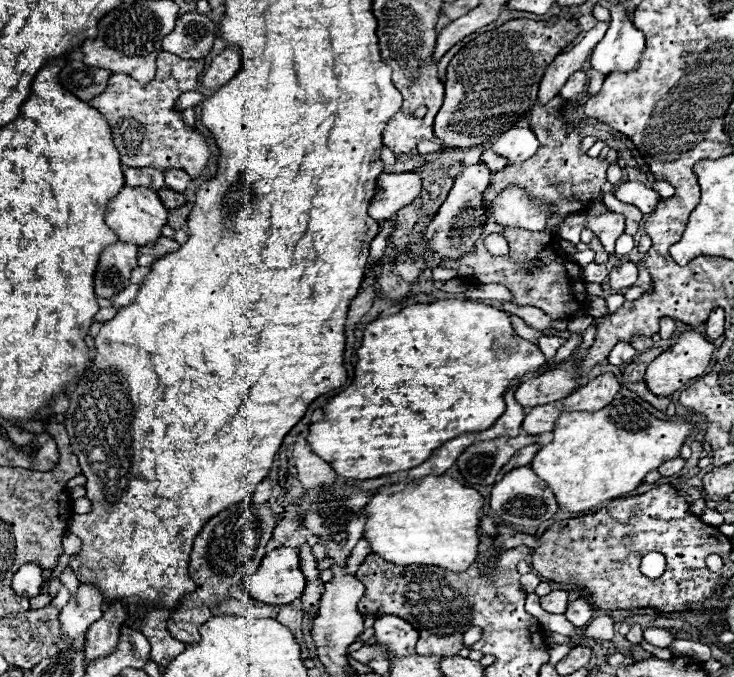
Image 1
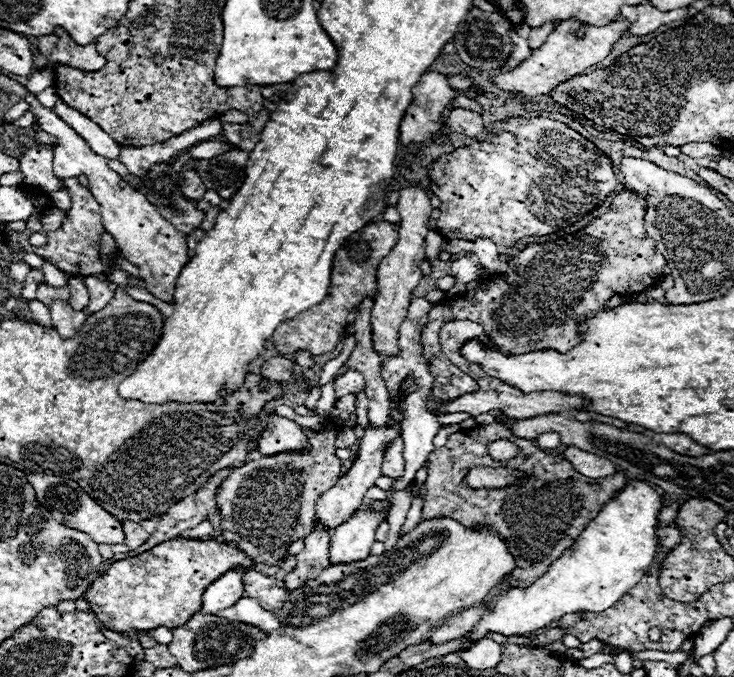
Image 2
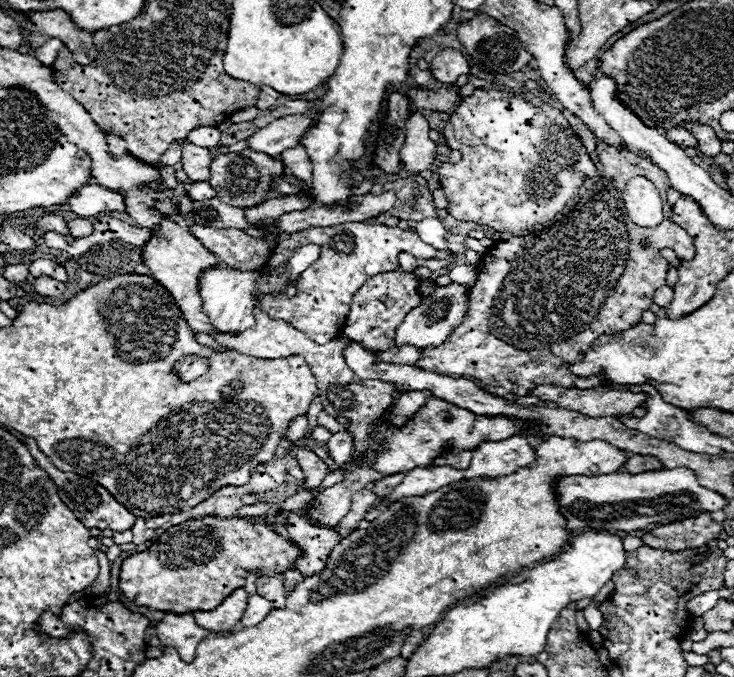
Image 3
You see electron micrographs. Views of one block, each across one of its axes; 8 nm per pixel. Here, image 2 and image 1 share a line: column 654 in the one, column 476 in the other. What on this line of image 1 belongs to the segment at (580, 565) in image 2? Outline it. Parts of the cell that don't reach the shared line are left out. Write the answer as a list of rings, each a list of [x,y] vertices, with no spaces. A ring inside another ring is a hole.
[[[424,476],[416,482],[384,484],[374,490],[364,516],[368,518],[364,540],[368,540],[374,554],[392,564],[432,564],[464,572],[476,560],[482,496],[450,476]]]

